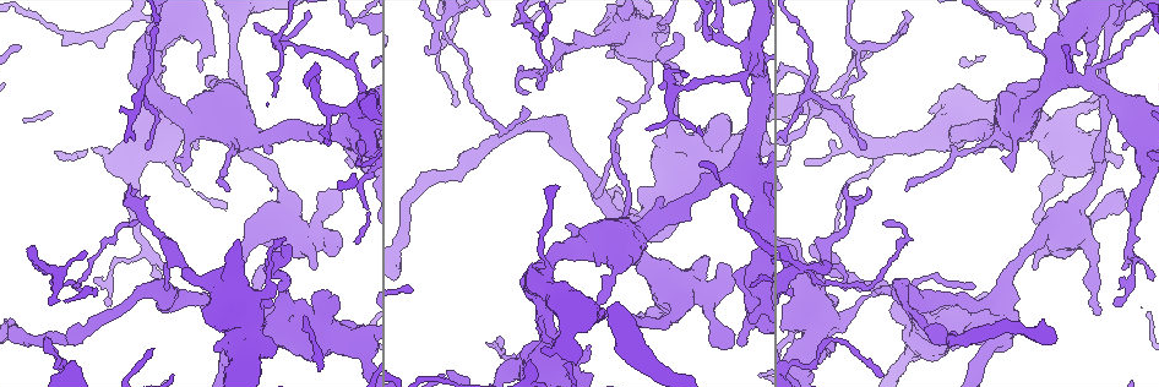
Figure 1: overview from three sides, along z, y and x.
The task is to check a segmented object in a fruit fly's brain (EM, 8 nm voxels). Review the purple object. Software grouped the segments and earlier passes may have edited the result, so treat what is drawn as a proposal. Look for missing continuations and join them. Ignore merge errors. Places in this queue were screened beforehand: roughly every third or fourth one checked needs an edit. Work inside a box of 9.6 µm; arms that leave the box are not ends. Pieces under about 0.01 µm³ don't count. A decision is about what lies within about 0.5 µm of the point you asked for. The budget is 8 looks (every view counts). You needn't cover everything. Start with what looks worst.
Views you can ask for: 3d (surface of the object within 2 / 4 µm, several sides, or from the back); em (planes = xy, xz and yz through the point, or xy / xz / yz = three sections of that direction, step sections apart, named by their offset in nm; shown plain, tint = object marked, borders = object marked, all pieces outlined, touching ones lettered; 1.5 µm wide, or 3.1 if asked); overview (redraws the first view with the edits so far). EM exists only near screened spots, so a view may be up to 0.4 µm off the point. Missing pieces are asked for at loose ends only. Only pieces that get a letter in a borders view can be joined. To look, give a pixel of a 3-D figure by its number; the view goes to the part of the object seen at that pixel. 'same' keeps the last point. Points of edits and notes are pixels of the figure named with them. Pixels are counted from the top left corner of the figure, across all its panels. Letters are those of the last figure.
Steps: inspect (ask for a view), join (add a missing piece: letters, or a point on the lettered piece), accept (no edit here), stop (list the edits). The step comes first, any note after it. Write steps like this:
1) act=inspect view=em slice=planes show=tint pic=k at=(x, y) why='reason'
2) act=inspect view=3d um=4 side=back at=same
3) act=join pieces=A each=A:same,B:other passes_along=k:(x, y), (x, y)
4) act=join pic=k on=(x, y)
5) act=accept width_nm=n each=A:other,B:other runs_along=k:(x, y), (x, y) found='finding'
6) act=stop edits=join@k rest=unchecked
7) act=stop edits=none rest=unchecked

act=inspect view=em slice=xz step=4 show=tint pic=1 at=(588, 347) why='free end'

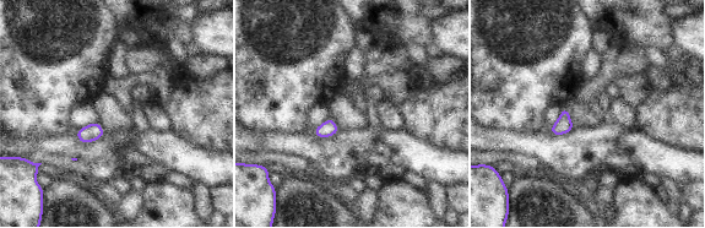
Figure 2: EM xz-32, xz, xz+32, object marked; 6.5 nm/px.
act=inspect view=em slice=planes show=borders at=same

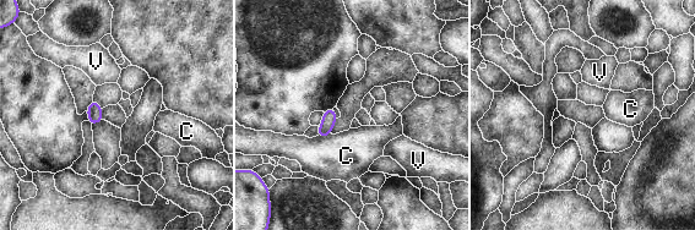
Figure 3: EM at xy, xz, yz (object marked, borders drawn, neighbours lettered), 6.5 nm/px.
act=accept each=C:other,V:other border=3:(331, 133), (324, 137), (316, 136) found='none of them fits'

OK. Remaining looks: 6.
act=inspect view=3d um=2 pic=1 at=(1099, 312) why='long arm stops here'

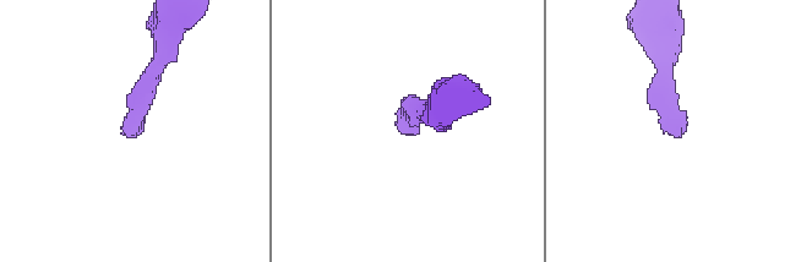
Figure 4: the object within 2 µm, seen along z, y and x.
act=inspect view=em slice=yz step=8 show=borders pic=4 at=(398, 123)

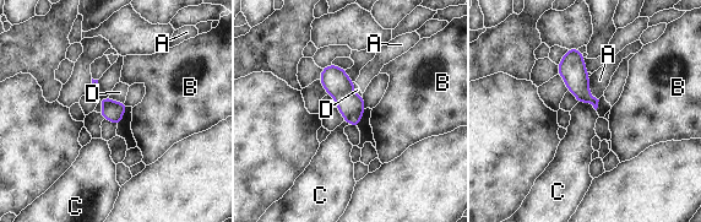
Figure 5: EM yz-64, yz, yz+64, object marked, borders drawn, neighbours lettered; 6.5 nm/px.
act=inspect view=em slice=planes show=borders at=same why='cut it another way'

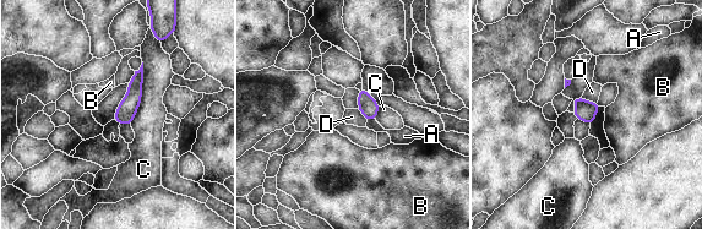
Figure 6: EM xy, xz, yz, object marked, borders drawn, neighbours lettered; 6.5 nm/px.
act=accept each=A:other,B:other,C:other,D:other border=6:(128, 83), (128, 93), (113, 119) found='none of them fits'

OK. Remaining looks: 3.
act=inspect view=3d um=2 pic=1 at=(1115, 23) why='branch stops here'

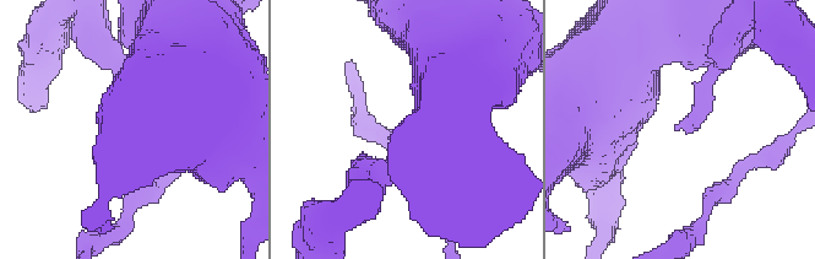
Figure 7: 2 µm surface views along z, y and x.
act=inspect view=em slice=xy step=8 show=tint pic=7 at=(676, 124)

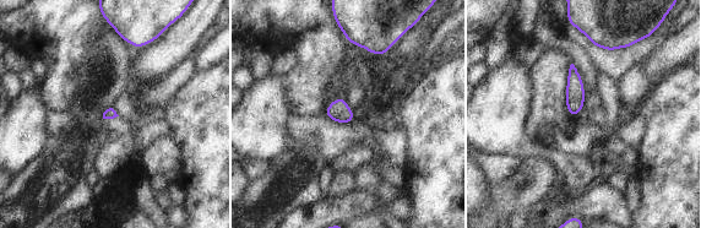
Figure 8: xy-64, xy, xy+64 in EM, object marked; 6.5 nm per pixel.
act=inspect view=em slice=planes show=borders at=same

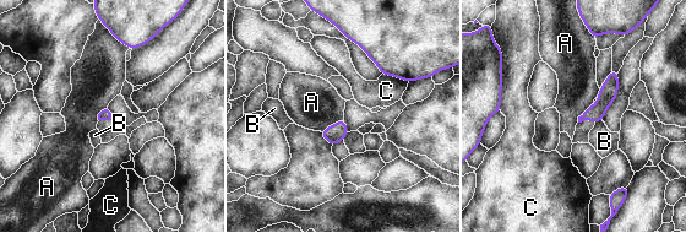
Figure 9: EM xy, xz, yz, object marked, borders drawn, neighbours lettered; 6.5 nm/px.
act=accept each=A:other,B:other,C:other border=9:(109, 31), (116, 39), (130, 48) found='no lettered piece goes on from it'

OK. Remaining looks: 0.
act=stop edits=none rest=unchecked

